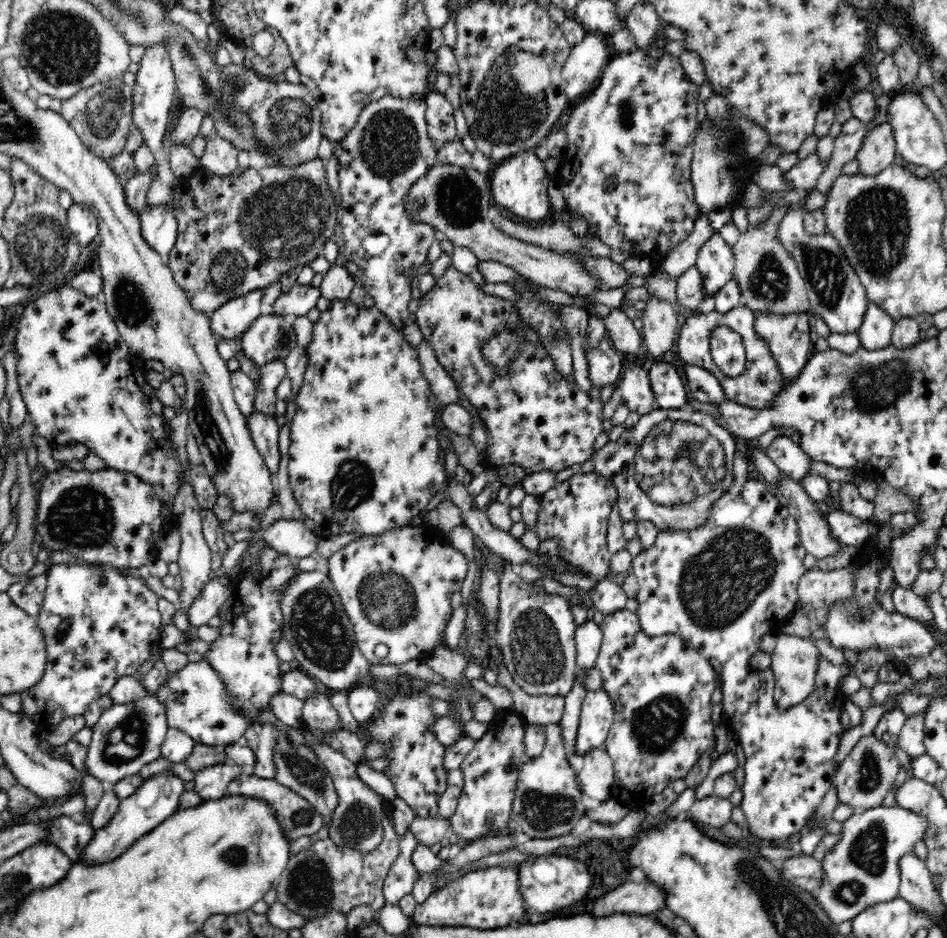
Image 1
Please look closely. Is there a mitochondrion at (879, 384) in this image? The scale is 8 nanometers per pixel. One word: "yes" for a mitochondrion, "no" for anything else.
yes

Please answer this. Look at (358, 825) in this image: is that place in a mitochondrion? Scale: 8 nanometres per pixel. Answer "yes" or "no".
yes

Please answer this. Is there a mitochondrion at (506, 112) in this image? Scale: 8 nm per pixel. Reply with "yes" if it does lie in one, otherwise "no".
yes

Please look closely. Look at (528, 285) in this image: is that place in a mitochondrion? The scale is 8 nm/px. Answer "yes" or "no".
no

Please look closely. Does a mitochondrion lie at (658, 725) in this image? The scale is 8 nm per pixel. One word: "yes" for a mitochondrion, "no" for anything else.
yes

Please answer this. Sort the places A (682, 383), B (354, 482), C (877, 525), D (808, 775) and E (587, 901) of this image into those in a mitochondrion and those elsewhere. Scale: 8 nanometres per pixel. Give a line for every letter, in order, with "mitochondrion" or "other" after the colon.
A: other
B: mitochondrion
C: other
D: other
E: other

